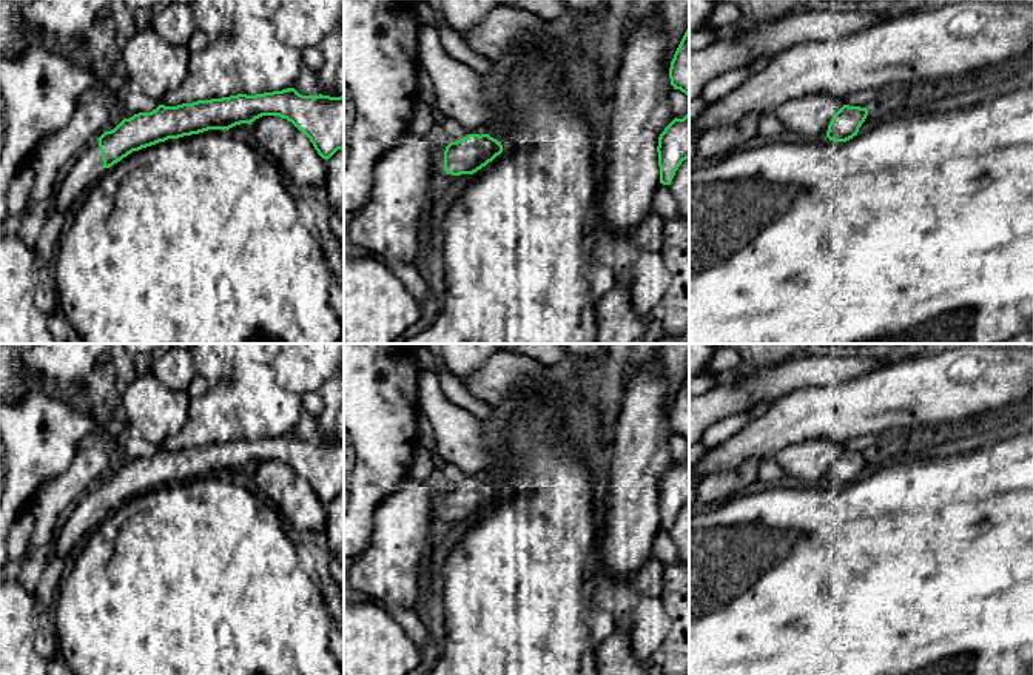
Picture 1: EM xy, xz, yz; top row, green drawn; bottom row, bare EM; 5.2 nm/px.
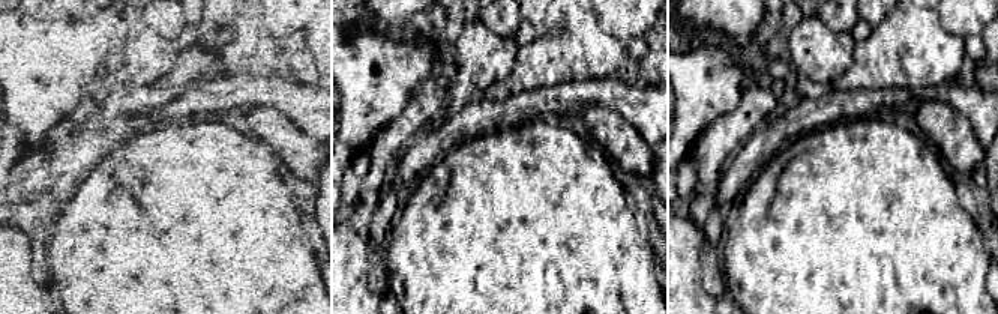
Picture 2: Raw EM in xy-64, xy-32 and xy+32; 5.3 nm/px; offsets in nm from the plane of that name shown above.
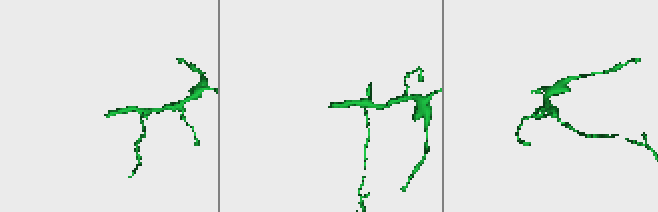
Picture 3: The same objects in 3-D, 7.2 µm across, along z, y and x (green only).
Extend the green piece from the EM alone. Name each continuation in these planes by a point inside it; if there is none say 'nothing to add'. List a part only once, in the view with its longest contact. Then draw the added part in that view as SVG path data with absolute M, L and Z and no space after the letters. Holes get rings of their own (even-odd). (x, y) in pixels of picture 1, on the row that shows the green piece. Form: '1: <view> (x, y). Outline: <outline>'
1: xy (80, 174). Outline: M96 139L60 174L59 190L49 202L51 211L69 216L72 208L96 185L103 170L102 151Z

